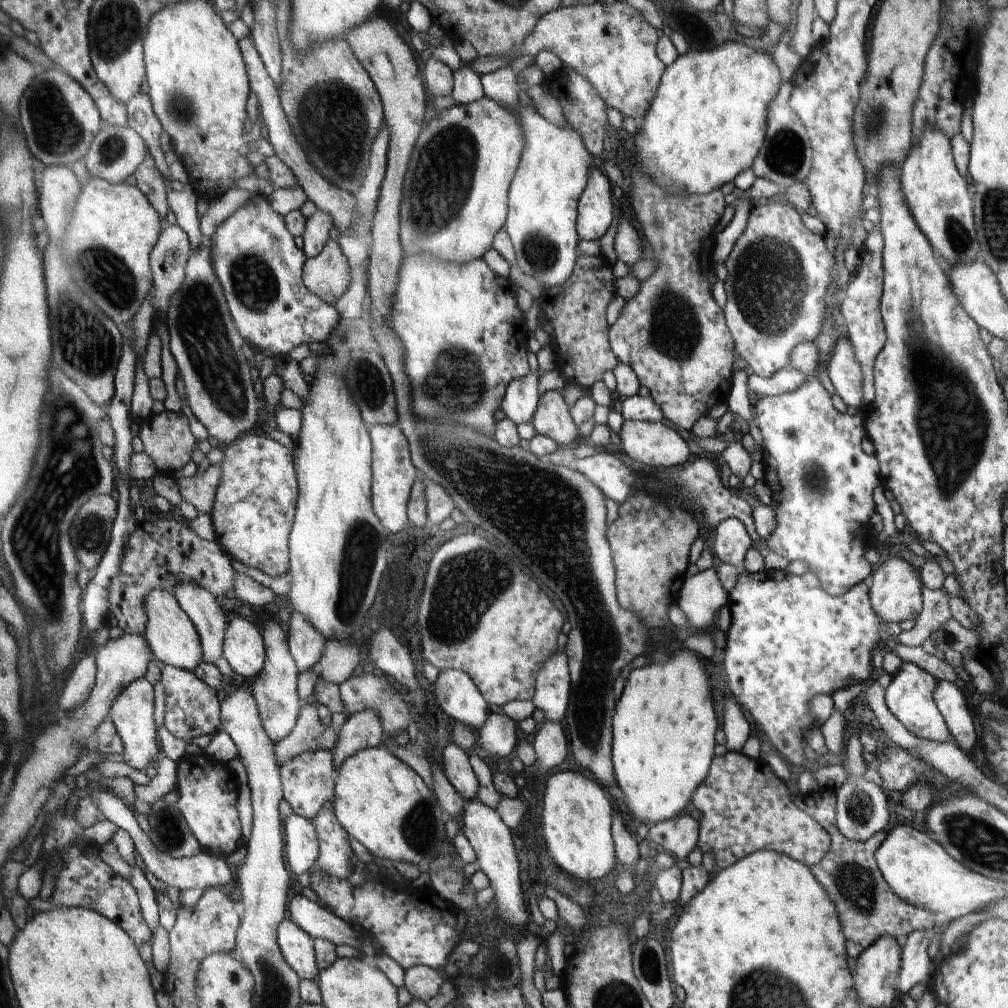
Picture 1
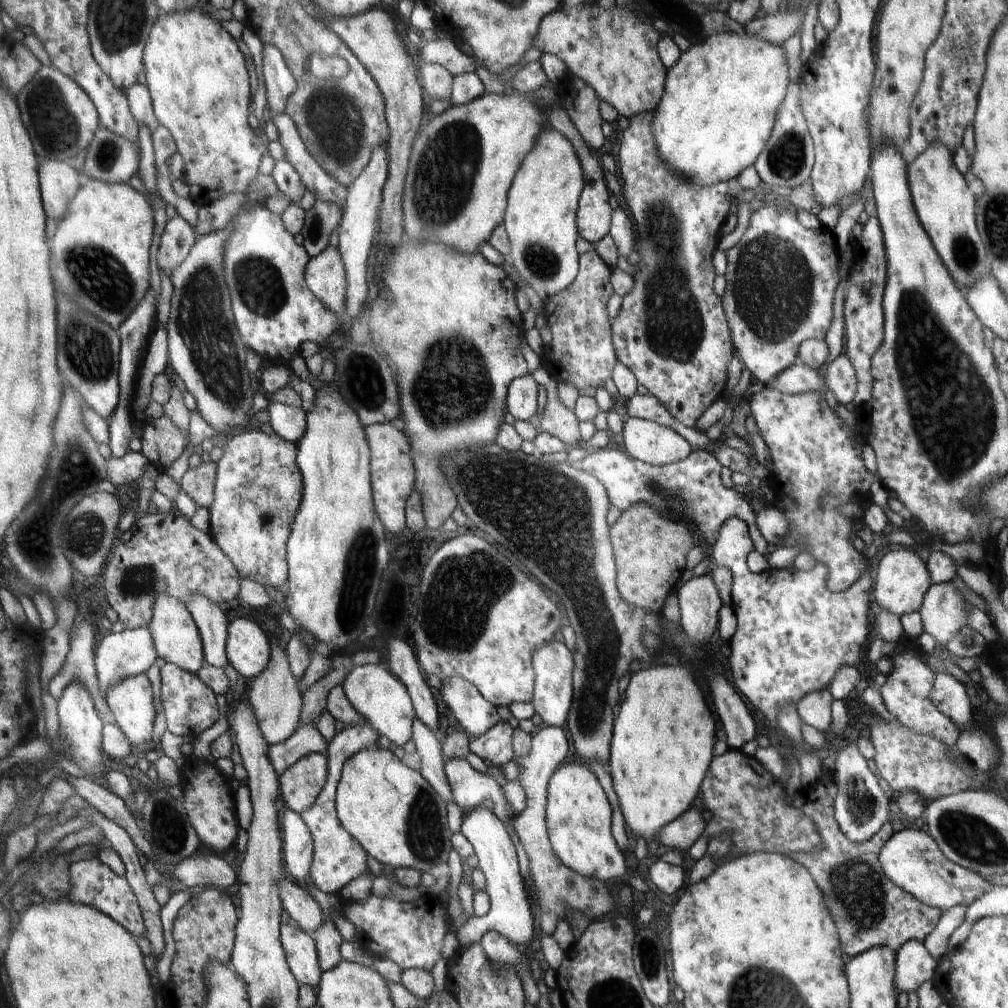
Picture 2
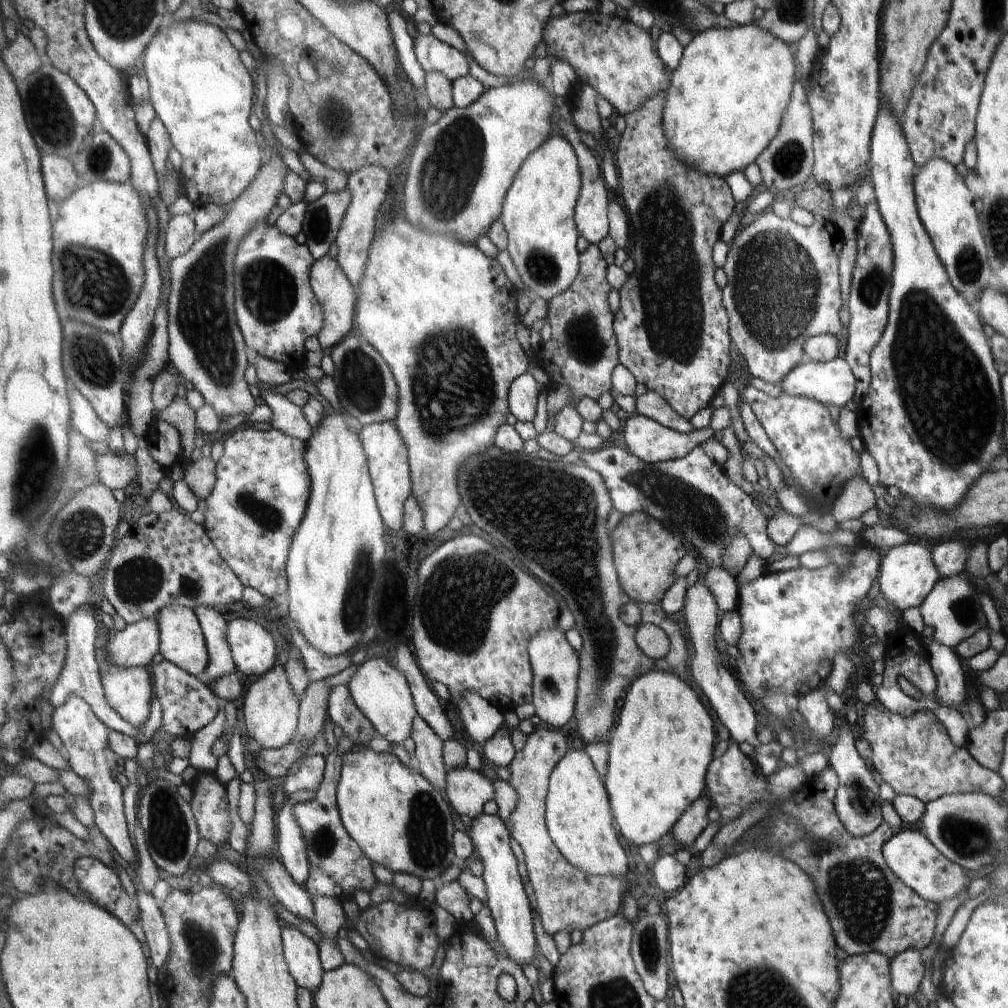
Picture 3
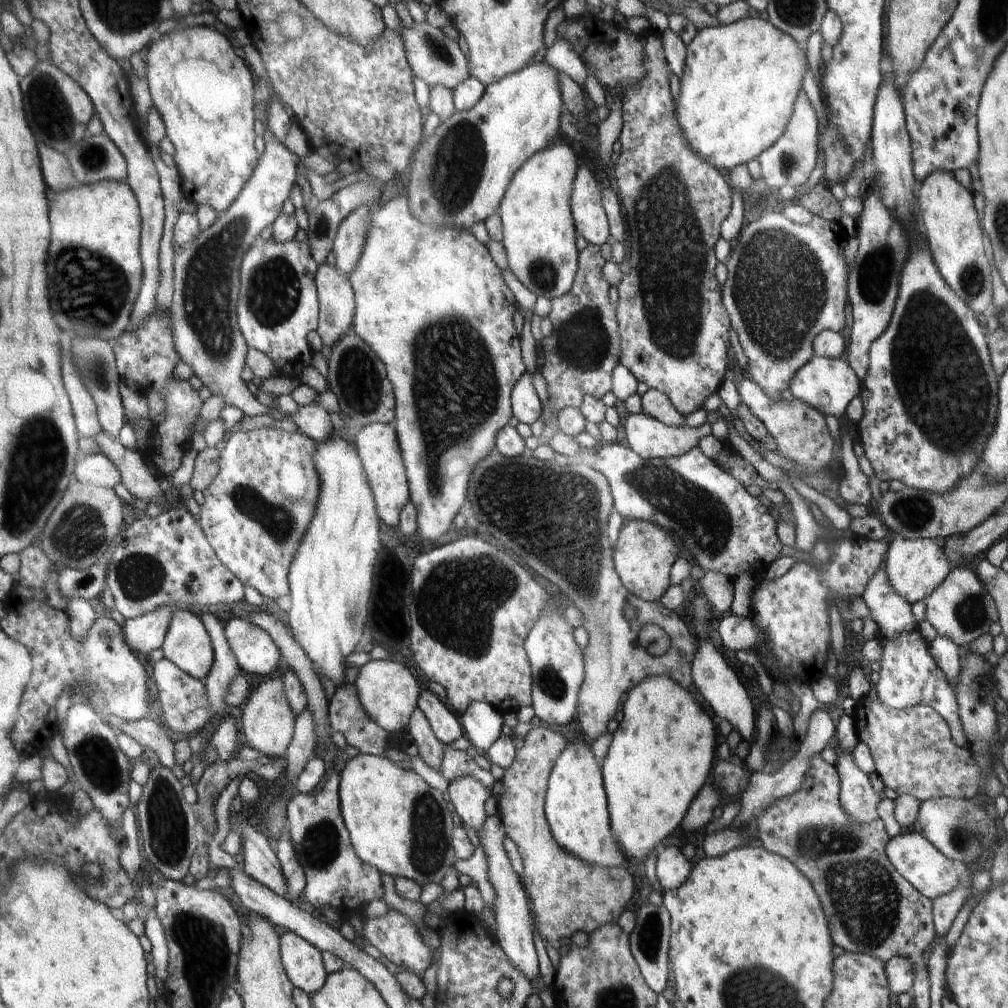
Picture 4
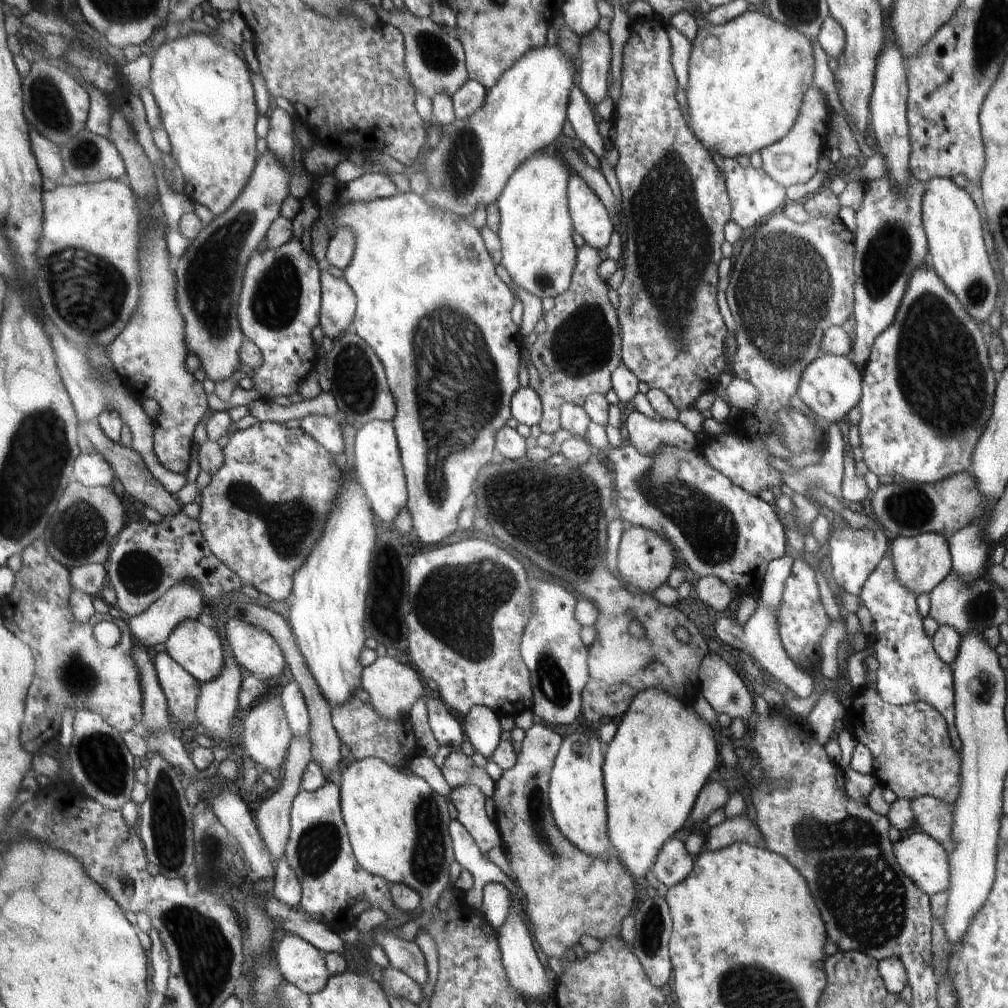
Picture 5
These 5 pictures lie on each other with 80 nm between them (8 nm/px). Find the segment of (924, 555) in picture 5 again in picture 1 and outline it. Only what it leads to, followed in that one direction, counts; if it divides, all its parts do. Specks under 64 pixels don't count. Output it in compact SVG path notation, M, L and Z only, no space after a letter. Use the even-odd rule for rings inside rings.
M890 557L886 560L872 576L871 603L875 611L889 622L902 622L903 620L916 620L922 608L922 597L920 590L923 590L920 578L912 572L912 567L904 560Z

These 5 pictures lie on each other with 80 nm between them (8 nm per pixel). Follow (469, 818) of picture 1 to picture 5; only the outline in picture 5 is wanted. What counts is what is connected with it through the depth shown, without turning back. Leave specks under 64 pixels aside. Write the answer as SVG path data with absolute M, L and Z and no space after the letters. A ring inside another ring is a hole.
M510 908L506 922L500 926L499 948L502 950L503 966L507 970L508 984L512 986L512 990L516 990L524 1000L545 1004L546 1000L540 1000L540 998L544 998L546 992L550 992L550 982L544 974L542 962L536 956L534 944L530 940L530 932L526 928L526 918L516 908Z

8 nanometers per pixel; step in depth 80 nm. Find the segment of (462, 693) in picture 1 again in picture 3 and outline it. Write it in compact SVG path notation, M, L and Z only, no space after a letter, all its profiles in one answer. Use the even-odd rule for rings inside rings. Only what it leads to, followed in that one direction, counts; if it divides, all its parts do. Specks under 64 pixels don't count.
M467 692L455 706L466 732L472 738L472 744L478 748L505 726L503 714L476 692Z

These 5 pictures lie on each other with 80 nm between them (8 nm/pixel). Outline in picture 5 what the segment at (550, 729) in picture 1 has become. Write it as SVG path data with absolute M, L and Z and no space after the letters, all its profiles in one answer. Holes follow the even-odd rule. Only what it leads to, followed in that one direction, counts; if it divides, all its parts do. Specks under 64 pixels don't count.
M533 724L526 730L526 737L517 754L517 762L512 769L504 770L502 778L495 782L494 805L496 805L496 828L502 837L501 848L510 864L512 882L518 883L525 896L524 912L528 922L532 924L532 934L536 936L536 944L546 958L558 958L565 961L568 949L579 950L582 936L590 936L601 940L612 940L620 932L620 922L628 916L630 906L634 902L633 878L628 870L620 864L614 852L608 856L590 856L574 844L559 830L555 816L551 810L550 782L554 770L556 756L560 747L560 734L550 730L548 726Z

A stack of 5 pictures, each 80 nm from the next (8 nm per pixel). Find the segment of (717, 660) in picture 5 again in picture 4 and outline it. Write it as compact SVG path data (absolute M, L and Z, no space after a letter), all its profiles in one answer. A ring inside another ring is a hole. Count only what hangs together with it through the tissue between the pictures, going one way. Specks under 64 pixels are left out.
M698 593L693 598L692 604L694 606L692 631L696 634L699 642L695 658L692 661L691 671L693 680L696 680L696 686L698 686L700 694L710 704L710 708L714 710L714 714L718 714L720 718L726 719L743 740L750 741L753 736L756 716L755 707L752 704L748 692L736 676L736 672L726 665L724 658L716 650L716 647L714 647L712 640L710 640L712 638L710 634L712 611L707 598L701 593Z

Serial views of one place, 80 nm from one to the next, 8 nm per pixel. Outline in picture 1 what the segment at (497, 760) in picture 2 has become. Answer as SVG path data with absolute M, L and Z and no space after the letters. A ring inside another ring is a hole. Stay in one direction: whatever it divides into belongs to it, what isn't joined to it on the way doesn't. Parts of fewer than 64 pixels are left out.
M489 712L489 717L479 728L478 744L490 754L508 756L517 748L518 725L506 713Z

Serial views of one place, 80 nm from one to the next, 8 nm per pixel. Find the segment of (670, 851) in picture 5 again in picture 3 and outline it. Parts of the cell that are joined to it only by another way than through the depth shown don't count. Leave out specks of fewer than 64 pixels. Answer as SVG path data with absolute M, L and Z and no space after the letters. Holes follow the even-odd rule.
M674 854L659 855L652 868L653 878L664 893L674 893L686 883L686 868L676 860Z

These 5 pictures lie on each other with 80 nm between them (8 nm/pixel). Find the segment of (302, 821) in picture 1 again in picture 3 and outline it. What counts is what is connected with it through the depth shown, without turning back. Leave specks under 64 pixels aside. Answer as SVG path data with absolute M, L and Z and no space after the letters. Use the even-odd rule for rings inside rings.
M287 803L277 816L279 817L279 836L276 836L277 860L282 862L292 880L305 887L309 878L308 858L302 840L302 830L298 828L298 822L292 814L292 805Z

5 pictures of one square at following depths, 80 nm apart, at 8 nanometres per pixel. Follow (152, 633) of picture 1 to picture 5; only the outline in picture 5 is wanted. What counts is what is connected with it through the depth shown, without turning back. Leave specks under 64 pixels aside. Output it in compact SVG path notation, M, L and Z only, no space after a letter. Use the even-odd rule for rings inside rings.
M196 618L180 622L172 634L165 641L166 651L174 657L192 677L200 684L208 683L210 680L218 679L227 666L227 658L224 653L223 641L218 636L215 628L204 626Z

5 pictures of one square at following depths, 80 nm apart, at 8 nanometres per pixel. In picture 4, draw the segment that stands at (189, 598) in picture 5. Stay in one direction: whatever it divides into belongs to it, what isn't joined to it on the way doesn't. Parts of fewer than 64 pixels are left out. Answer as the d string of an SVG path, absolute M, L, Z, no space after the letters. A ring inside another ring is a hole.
M173 603L136 619L128 619L125 625L126 643L136 655L147 658L153 650L162 647L173 612L190 608Z

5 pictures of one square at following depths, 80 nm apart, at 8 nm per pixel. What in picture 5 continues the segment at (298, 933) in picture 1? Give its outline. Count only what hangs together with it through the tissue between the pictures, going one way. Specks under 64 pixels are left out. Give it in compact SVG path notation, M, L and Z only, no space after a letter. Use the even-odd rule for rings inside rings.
M291 933L276 946L279 970L284 980L310 996L323 991L331 978L320 949Z

